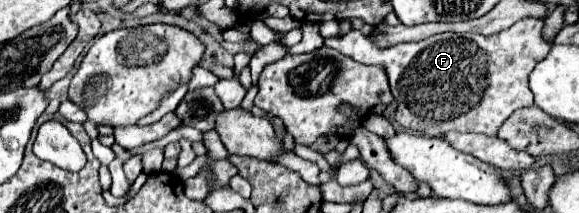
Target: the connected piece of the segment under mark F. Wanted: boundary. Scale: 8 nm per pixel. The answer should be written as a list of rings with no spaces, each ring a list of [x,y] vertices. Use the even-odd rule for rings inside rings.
[[[522,18],[510,28],[502,30],[500,34],[482,36],[482,34],[434,34],[424,38],[424,42],[400,44],[392,48],[378,48],[374,46],[364,34],[350,32],[346,36],[324,38],[324,44],[330,48],[340,50],[342,54],[352,56],[356,62],[362,64],[380,64],[388,72],[392,96],[398,102],[396,120],[402,128],[424,132],[430,136],[442,136],[448,130],[456,132],[482,132],[486,136],[494,136],[502,122],[518,108],[532,106],[532,92],[528,88],[528,76],[534,66],[546,56],[552,48],[552,40],[542,36],[544,20],[542,18]]]

